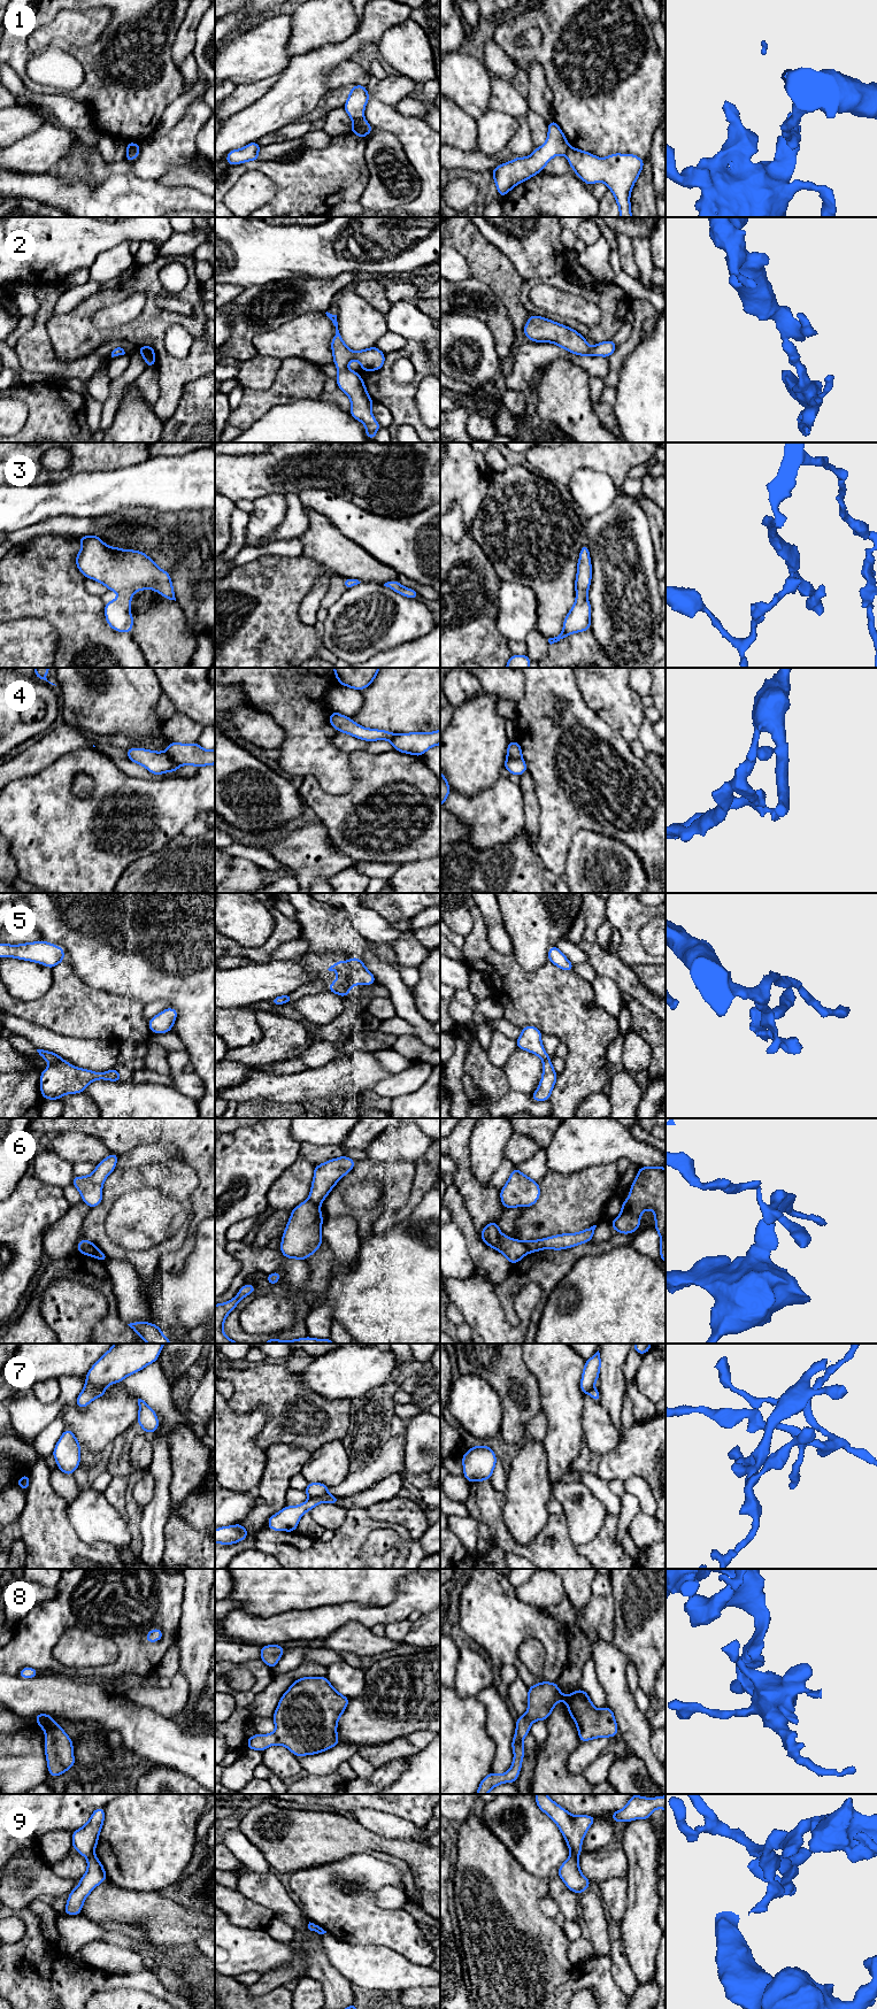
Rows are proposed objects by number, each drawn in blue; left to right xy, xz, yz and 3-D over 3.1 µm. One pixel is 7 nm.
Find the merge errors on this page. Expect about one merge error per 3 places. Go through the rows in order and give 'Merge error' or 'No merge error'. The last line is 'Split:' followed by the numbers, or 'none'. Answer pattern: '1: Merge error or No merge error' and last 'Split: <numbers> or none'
1: Merge error
2: No merge error
3: No merge error
4: Merge error
5: Merge error
6: Merge error
7: Merge error
8: No merge error
9: Merge error
Split: 1, 4, 5, 6, 7, 9

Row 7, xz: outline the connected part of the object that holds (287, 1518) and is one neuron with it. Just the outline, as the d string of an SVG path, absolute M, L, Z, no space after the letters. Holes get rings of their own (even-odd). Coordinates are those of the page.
M326 1493L322 1496L310 1498L306 1502L295 1507L286 1506L279 1512L270 1516L268 1519L268 1527L274 1531L294 1532L305 1512L310 1511L318 1503L323 1502L338 1504L339 1500L340 1498Z

